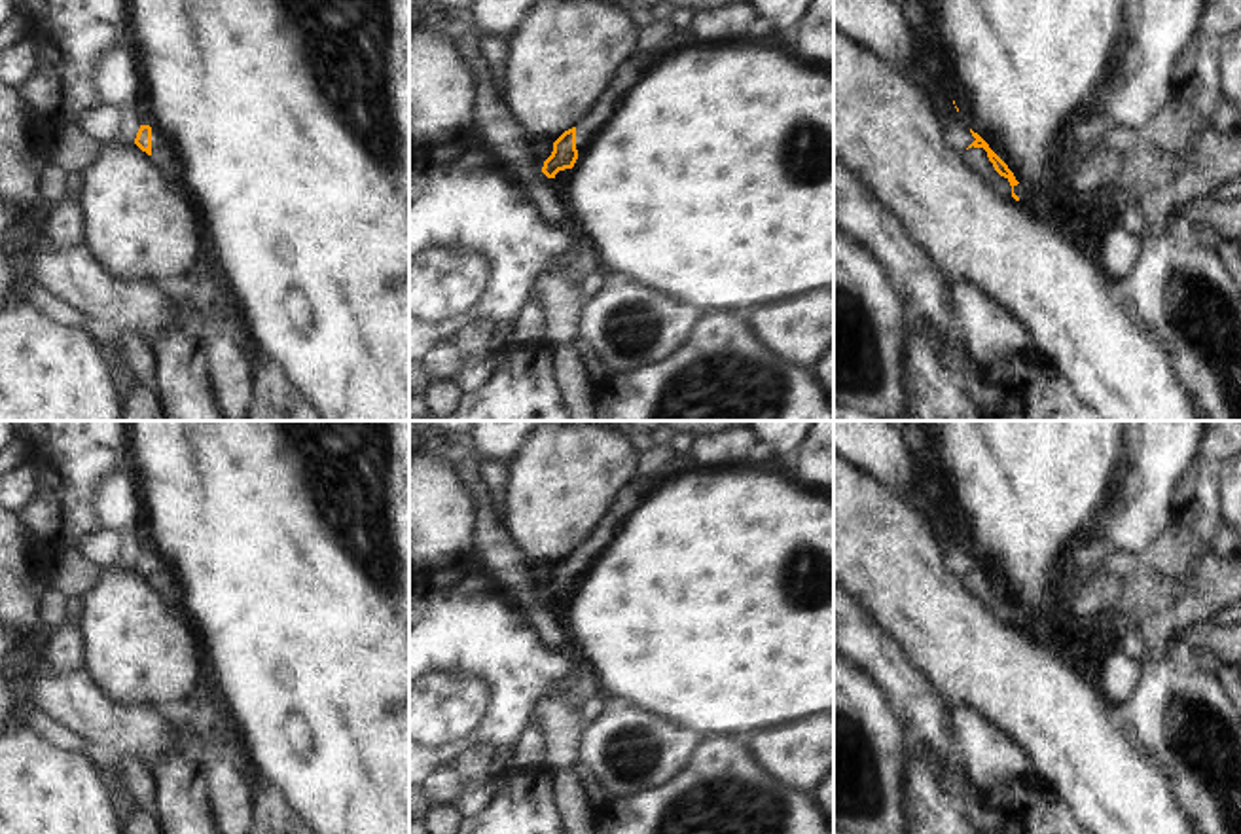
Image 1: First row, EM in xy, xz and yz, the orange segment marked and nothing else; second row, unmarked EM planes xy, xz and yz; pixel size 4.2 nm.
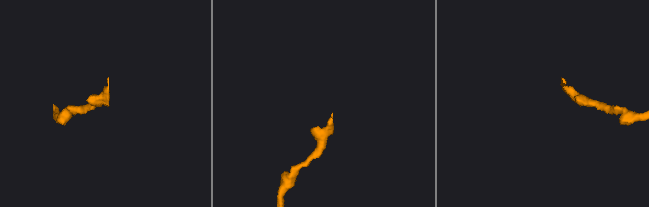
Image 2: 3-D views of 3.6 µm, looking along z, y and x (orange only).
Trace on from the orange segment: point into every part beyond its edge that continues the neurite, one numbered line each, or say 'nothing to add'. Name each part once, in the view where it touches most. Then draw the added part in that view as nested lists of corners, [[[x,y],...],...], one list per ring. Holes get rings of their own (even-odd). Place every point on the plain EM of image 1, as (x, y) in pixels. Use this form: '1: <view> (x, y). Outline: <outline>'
1: yz (978, 586). Outline: [[[968,572],[962,576],[962,584],[968,586],[968,591],[985,607],[993,610],[1000,620],[1012,622],[1012,610],[1008,603],[1000,601],[993,588],[987,582],[987,576],[983,572]]]

